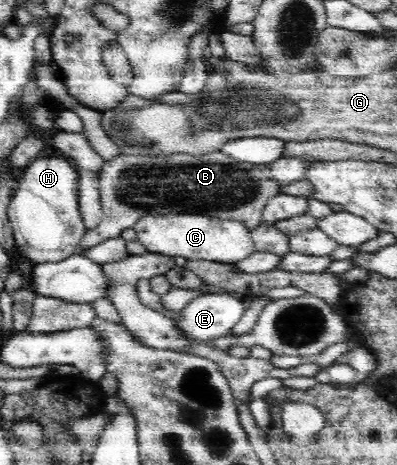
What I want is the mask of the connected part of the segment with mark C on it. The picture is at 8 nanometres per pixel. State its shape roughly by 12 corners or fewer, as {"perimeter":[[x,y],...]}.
{"perimeter":[[204,214],[145,216],[149,252],[235,264],[254,254],[245,224]]}

